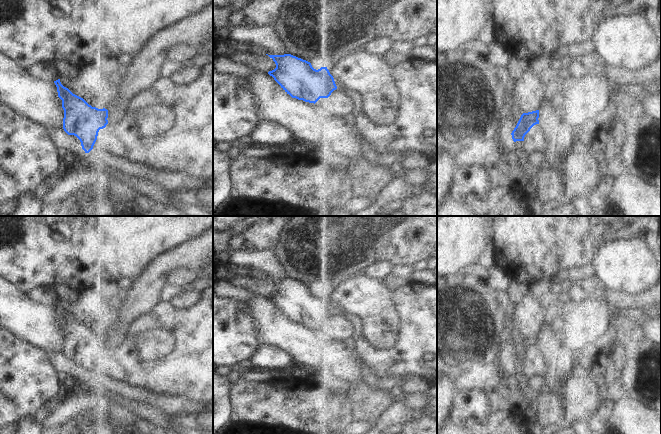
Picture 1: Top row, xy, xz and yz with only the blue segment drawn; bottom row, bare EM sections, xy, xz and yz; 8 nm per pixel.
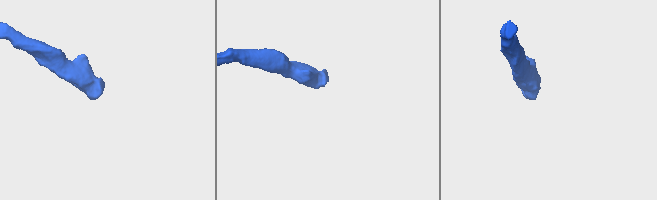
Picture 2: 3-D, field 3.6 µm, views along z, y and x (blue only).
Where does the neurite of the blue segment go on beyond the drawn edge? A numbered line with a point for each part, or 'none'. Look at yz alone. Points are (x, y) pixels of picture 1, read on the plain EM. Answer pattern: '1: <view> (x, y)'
1: yz (538, 363)

